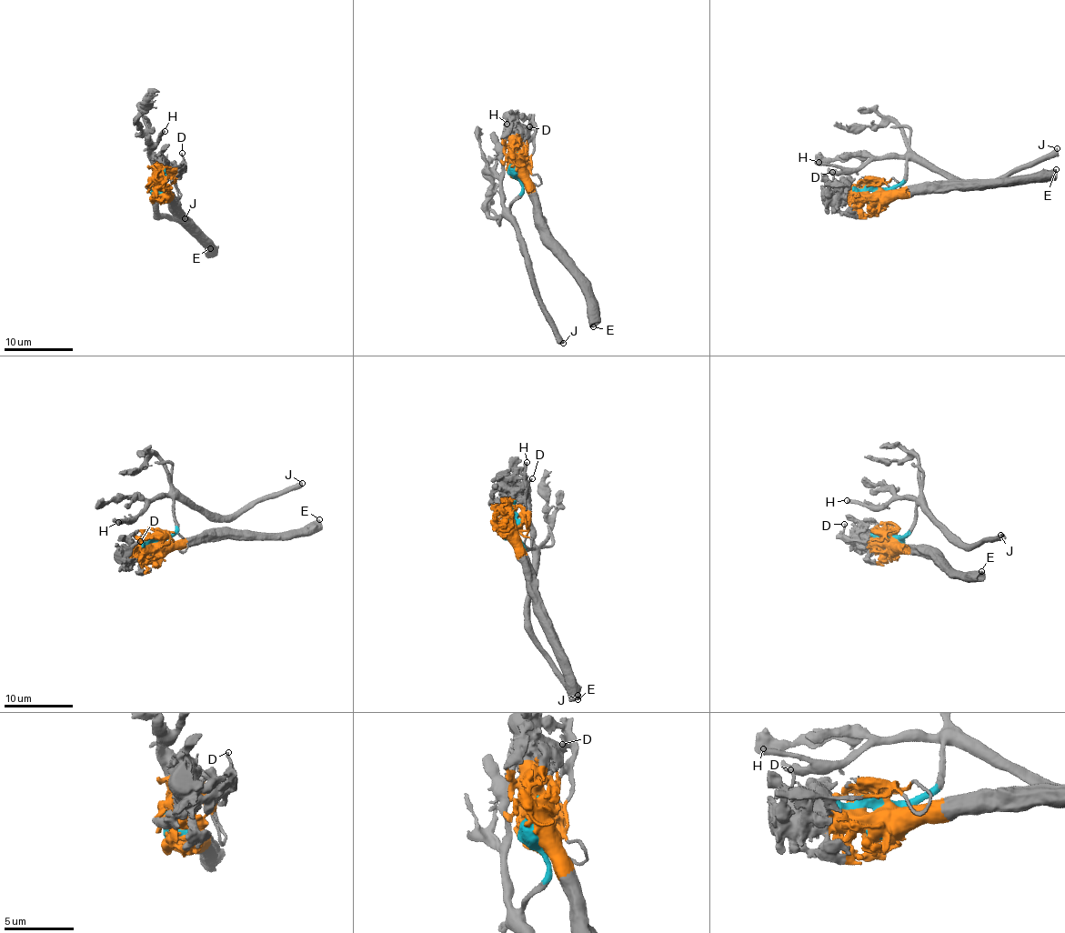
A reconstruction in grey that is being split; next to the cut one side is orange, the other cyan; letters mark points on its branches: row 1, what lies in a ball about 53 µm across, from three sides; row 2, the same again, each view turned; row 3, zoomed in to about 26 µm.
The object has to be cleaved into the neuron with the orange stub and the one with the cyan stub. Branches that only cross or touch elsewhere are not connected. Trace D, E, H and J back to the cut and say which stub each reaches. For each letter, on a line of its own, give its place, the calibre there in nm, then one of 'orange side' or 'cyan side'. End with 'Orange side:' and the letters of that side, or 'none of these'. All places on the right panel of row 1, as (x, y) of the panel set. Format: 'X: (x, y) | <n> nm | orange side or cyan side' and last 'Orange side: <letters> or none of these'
D: (832, 172) | 180 nm | orange side
E: (1056, 169) | 500 nm | orange side
H: (818, 162) | 400 nm | cyan side
J: (1057, 148) | 480 nm | cyan side
Orange side: D, E

